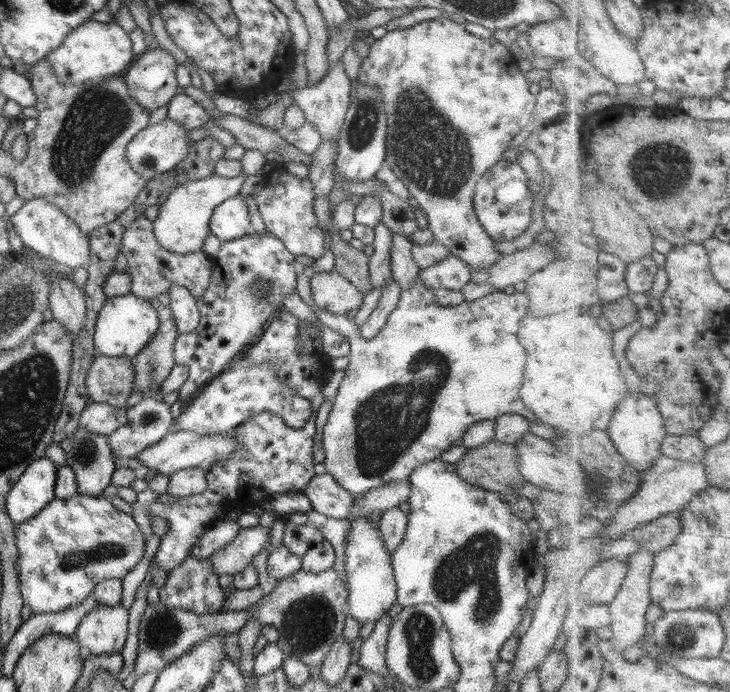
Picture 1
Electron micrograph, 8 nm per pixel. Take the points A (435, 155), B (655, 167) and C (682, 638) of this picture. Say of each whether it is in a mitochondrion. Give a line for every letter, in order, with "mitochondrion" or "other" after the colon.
A: mitochondrion
B: mitochondrion
C: mitochondrion

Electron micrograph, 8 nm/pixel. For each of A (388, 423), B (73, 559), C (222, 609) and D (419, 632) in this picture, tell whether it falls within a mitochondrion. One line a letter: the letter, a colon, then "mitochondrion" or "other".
A: mitochondrion
B: mitochondrion
C: other
D: mitochondrion

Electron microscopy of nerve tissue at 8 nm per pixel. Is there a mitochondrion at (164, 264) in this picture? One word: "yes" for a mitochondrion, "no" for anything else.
no

